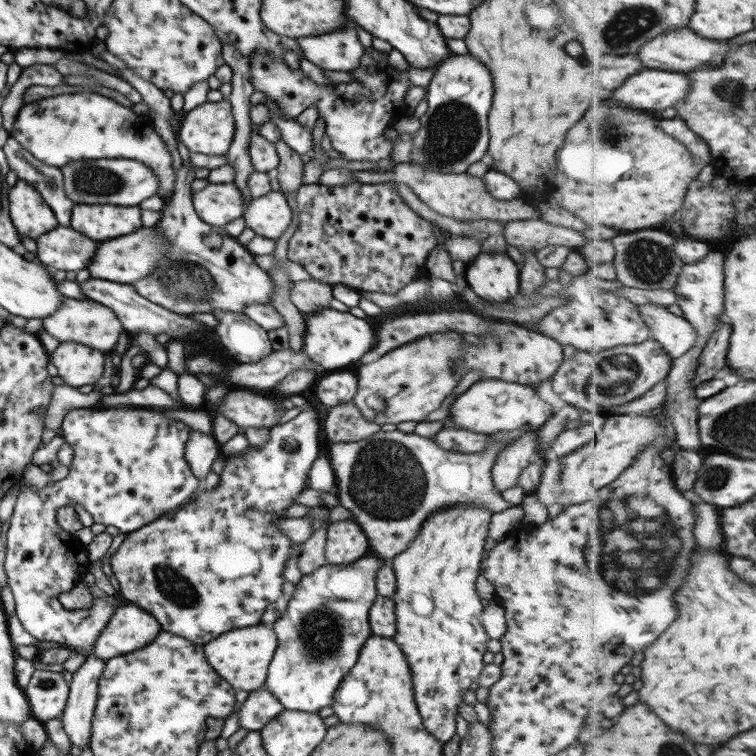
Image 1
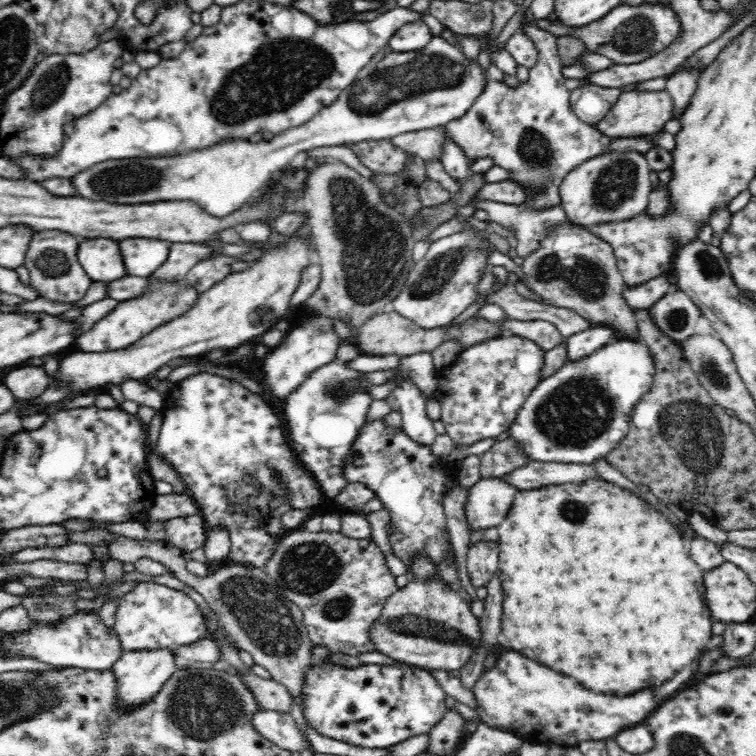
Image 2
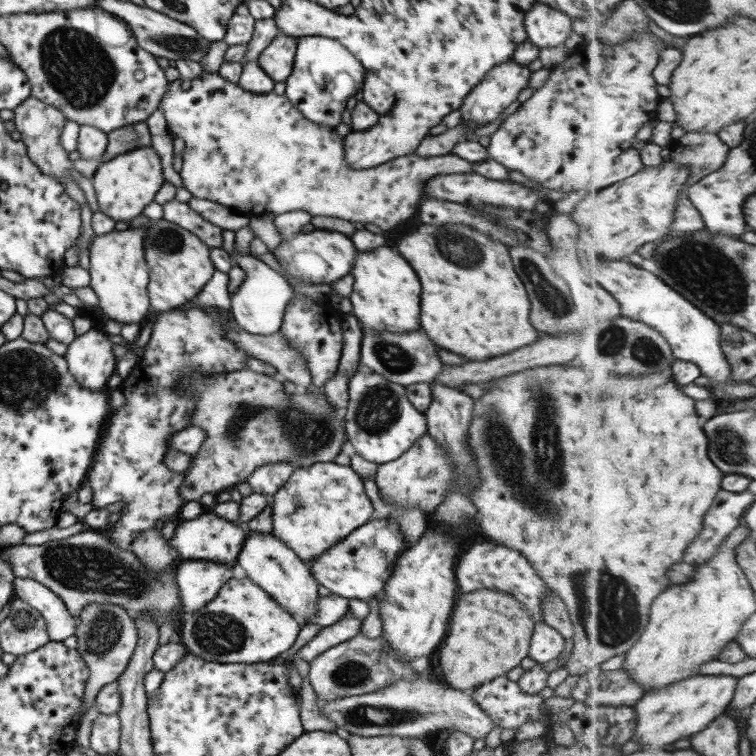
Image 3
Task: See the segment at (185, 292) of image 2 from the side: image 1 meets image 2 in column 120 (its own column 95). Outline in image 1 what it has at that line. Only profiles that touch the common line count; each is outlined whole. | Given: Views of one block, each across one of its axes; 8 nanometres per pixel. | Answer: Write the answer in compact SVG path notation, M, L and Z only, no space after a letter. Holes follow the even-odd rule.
M62 296L55 312L42 319L42 331L55 338L59 343L73 341L89 348L110 352L115 347L119 335L125 331L115 313L98 302L77 300Z

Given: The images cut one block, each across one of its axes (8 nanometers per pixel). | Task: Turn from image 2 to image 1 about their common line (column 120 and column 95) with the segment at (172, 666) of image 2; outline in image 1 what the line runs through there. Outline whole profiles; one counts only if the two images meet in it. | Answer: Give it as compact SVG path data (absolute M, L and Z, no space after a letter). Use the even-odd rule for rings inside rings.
M86 655L83 664L72 674L68 697L60 717L70 744L80 750L90 742L90 726L96 703L97 679L103 671L104 660Z

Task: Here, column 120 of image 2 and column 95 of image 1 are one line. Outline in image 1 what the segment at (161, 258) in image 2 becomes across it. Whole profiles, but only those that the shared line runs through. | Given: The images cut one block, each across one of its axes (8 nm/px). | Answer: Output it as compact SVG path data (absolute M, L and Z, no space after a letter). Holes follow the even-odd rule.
M57 226L35 240L36 260L48 270L83 270L97 248L97 242L72 228Z

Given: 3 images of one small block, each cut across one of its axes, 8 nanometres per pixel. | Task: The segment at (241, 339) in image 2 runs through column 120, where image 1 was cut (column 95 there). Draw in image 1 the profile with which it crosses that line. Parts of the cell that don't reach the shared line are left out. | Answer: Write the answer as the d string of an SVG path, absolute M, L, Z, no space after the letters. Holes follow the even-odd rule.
M73 341L62 342L49 353L48 360L65 385L95 384L103 374L104 353Z

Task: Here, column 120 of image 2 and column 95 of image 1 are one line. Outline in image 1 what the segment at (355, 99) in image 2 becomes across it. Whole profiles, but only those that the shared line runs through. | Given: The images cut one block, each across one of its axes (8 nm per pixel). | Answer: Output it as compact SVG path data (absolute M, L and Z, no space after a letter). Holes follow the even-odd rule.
M133 159L72 160L58 168L61 171L65 196L75 204L111 204L138 206L159 190L151 167Z

